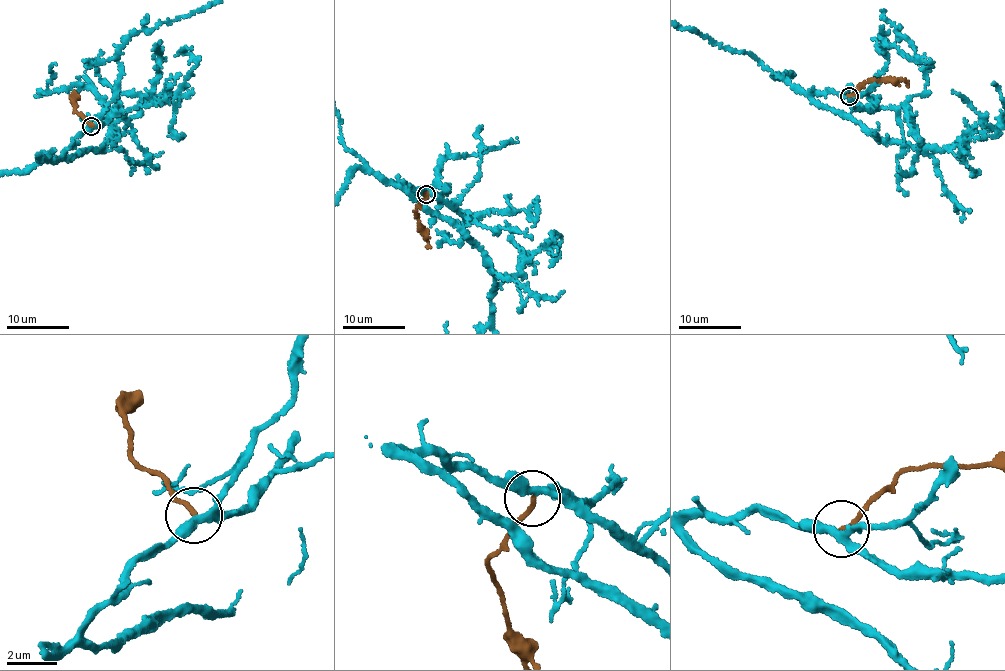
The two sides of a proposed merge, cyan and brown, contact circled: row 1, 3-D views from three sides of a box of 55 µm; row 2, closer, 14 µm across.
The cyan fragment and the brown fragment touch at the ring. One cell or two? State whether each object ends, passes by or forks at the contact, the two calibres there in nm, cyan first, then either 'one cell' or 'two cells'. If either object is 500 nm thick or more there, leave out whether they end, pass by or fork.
cyan forks; brown ends; calibres 280 and 180 nm; two cells

